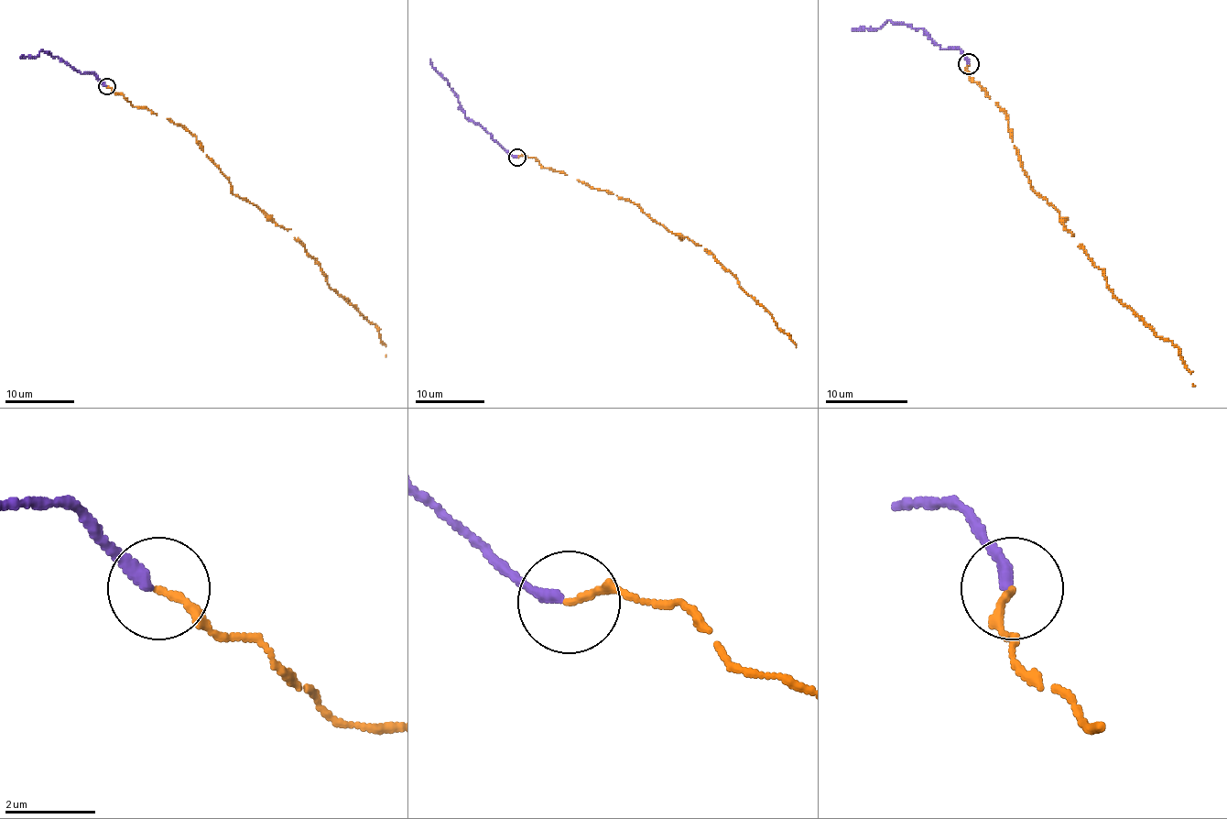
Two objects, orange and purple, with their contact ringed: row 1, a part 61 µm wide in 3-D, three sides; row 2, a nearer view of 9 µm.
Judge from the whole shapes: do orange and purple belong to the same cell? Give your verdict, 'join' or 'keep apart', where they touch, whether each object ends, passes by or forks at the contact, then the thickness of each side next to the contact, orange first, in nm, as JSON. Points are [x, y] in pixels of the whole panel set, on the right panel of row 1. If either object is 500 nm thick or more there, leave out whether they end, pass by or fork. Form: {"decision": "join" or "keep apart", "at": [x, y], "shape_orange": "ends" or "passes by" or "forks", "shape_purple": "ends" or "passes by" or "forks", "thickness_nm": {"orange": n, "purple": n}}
{"decision": "join", "at": [969, 64], "shape_orange": "ends", "shape_purple": "ends", "thickness_nm": {"orange": 160, "purple": 280}}

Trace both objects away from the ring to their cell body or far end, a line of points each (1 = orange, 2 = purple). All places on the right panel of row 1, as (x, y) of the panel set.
1: (969, 63), (969, 76), (1005, 113), (1030, 189), (1057, 211), (1119, 300), (1178, 349), (1195, 386)
2: (969, 63), (959, 49), (942, 49), (922, 28), (895, 25), (889, 20), (879, 28), (852, 30)

